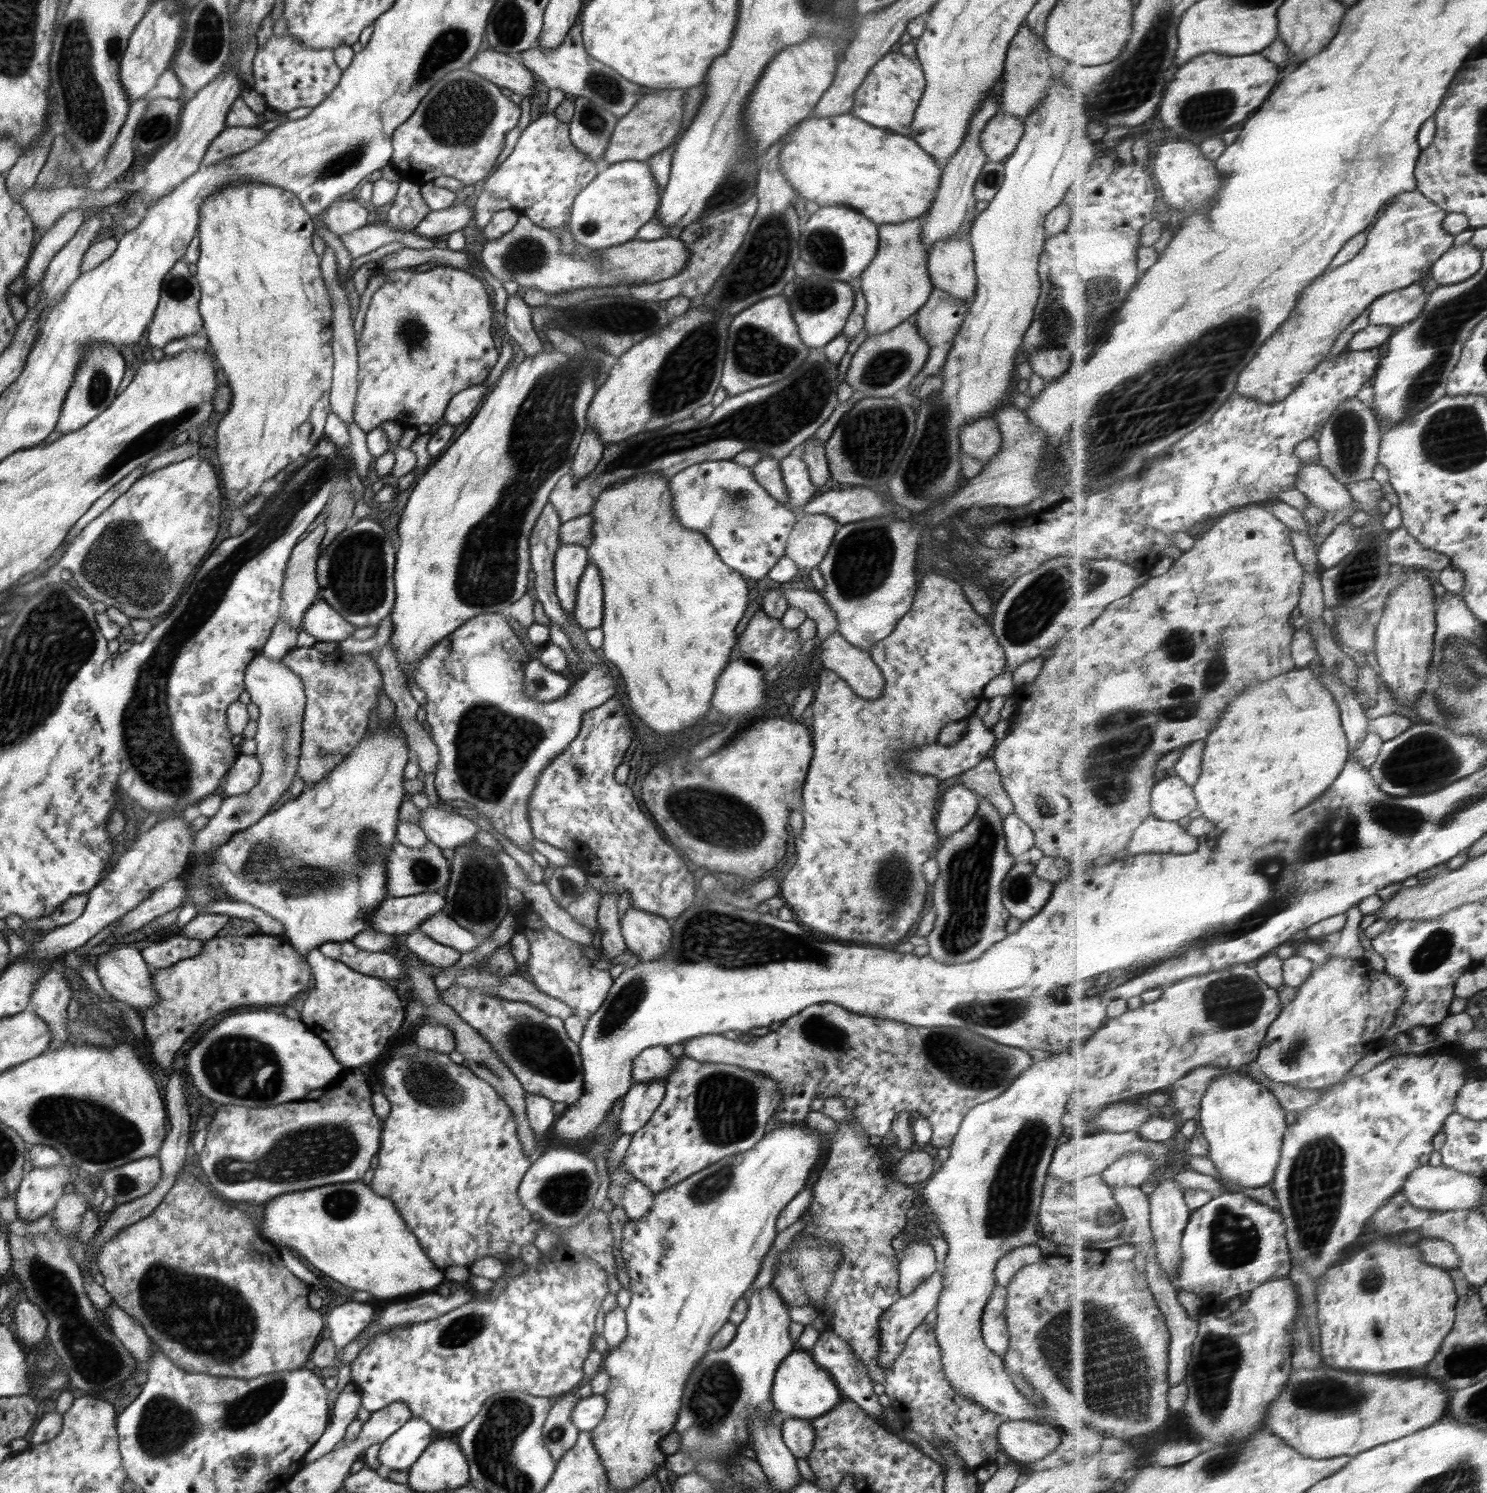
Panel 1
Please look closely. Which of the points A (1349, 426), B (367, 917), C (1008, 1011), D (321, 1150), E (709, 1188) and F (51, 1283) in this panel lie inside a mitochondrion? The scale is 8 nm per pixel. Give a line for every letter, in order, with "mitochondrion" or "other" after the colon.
A: mitochondrion
B: other
C: mitochondrion
D: mitochondrion
E: mitochondrion
F: mitochondrion

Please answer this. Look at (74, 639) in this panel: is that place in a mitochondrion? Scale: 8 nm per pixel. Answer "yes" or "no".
yes

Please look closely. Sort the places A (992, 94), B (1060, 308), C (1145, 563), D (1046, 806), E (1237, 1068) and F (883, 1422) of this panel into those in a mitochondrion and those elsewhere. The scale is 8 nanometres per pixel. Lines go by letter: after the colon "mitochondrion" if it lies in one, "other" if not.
A: other
B: mitochondrion
C: other
D: mitochondrion
E: other
F: other

